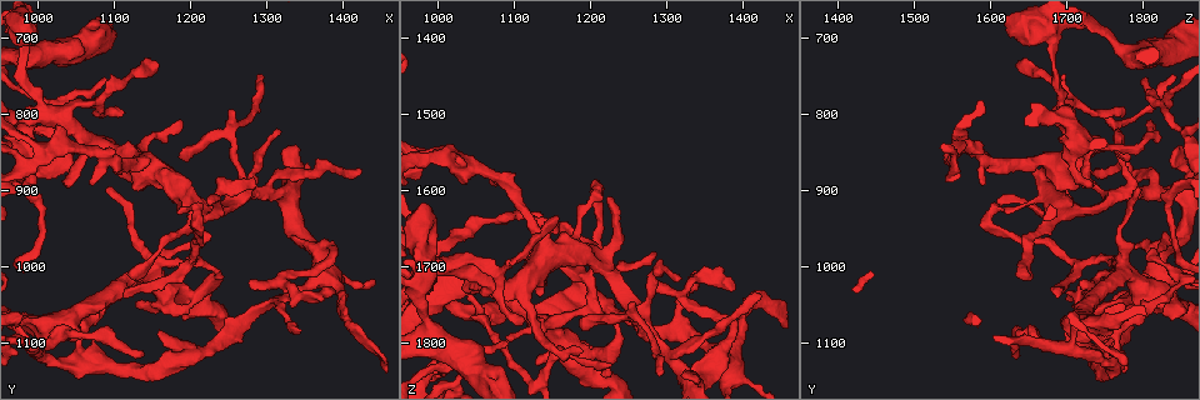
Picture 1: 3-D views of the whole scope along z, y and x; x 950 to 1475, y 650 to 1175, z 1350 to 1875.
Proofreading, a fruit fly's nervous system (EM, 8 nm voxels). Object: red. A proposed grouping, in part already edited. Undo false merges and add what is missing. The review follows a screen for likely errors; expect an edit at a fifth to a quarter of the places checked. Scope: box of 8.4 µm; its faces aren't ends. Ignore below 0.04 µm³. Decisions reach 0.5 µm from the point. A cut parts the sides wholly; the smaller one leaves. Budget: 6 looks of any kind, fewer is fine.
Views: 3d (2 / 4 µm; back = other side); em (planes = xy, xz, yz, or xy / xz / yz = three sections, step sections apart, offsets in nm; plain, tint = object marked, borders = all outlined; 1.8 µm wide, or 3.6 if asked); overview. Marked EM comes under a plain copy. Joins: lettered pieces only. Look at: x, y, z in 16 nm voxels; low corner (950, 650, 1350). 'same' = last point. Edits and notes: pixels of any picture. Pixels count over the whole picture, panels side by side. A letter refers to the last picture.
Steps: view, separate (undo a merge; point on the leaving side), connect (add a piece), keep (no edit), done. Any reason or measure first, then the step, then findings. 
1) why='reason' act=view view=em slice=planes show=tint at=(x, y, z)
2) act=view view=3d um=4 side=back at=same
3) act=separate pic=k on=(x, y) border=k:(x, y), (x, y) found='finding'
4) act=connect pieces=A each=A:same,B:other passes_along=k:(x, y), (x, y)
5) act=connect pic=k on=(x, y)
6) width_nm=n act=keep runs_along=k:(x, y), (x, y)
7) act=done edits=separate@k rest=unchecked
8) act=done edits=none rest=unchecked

why='free end' act=view view=3d um=2 side=back at=(1285, 895, 1685)

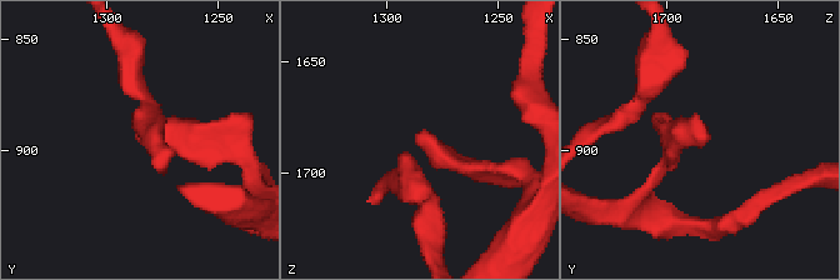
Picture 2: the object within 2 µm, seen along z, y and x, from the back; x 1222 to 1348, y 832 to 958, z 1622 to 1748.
act=view view=em slice=planes show=borders at=(1285, 894, 1681)

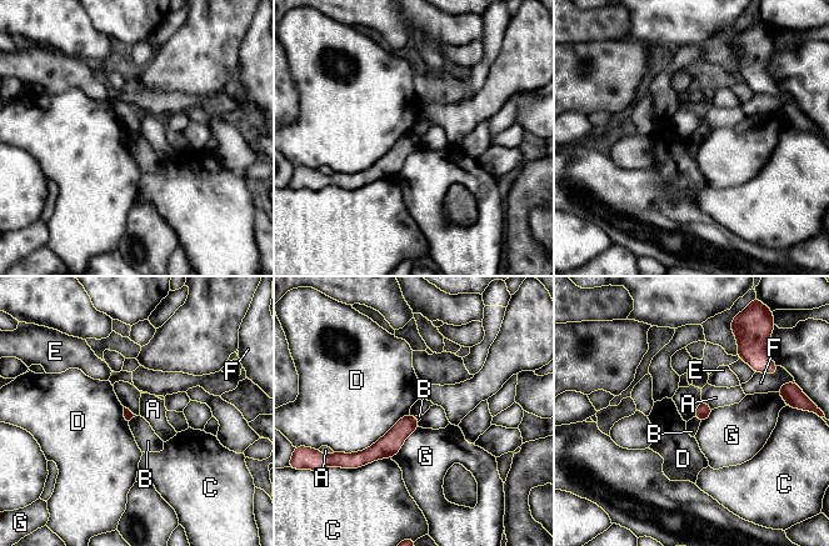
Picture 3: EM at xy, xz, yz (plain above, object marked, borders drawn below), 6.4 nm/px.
act=keep each=A:other,B:other,C:other,D:other,E:other,F:other,G:other found='no lettered piece goes on from it'

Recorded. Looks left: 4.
why='free end' act=view view=em slice=planes show=borders at=(1225, 960, 1825)

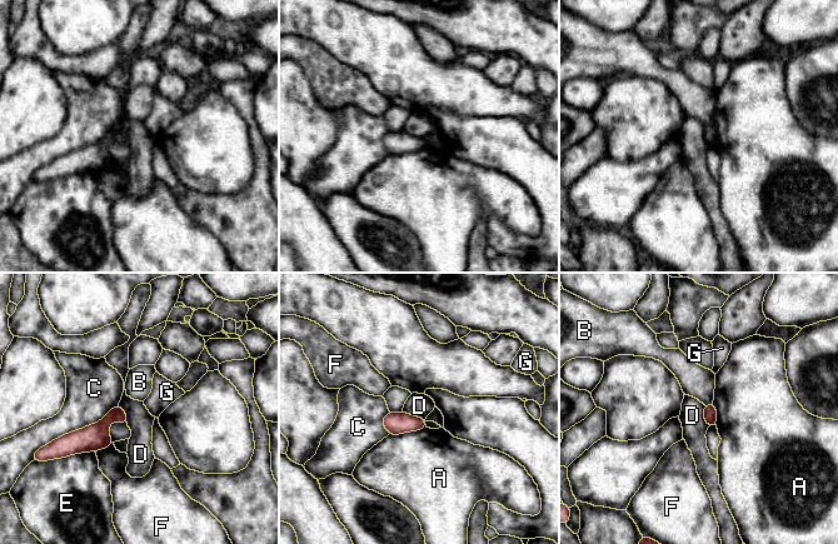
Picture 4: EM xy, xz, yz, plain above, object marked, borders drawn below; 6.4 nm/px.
longest_contact=C:460nm act=keep each=A:other,B:other,C:other,D:other,E:other,F:other,G:other border=4:(403, 410), (424, 419) found='no lettered piece goes on from it'

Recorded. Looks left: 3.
why='narrows sharply' act=view view=em slice=planes show=borders at=(1005, 790, 1690)

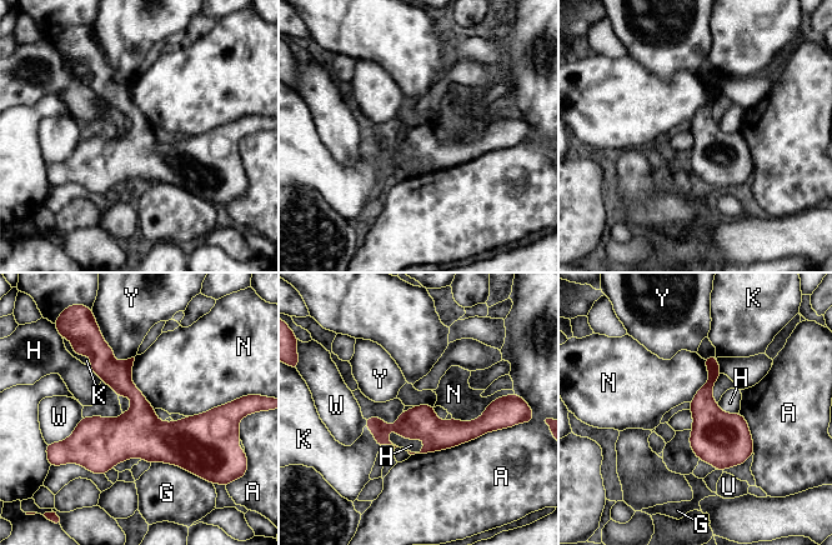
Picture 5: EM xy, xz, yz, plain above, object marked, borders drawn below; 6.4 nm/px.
act=keep each=A:other,G:other,H:other,K:other,N:other,U:other,W:other,Y:other runs_along=5:(214, 419), (189, 440), (70, 441) found='continuous, no second neuron'

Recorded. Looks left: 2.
act=done edits=none rest=unchecked

